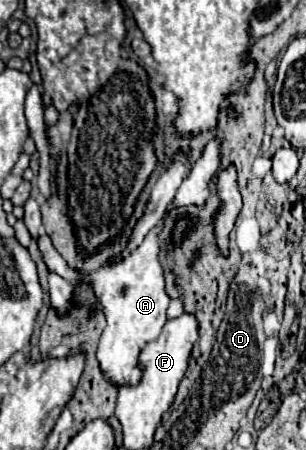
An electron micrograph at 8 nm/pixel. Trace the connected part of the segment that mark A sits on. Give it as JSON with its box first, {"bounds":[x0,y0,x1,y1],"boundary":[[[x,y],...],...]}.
{"bounds":[83,220,171,386],"boundary":[[[163,220],[145,236],[143,244],[131,256],[83,278],[87,282],[93,282],[99,302],[107,316],[107,328],[101,334],[97,360],[101,364],[103,374],[117,386],[139,382],[141,378],[141,370],[137,366],[139,352],[147,342],[155,340],[161,334],[161,328],[167,320],[167,308],[171,298],[165,290],[165,272],[159,256],[161,230]]]}

